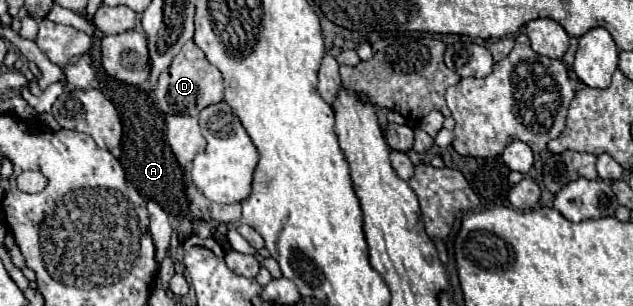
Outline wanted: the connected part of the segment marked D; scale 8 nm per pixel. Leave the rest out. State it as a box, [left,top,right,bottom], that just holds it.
[155,40,223,116]

